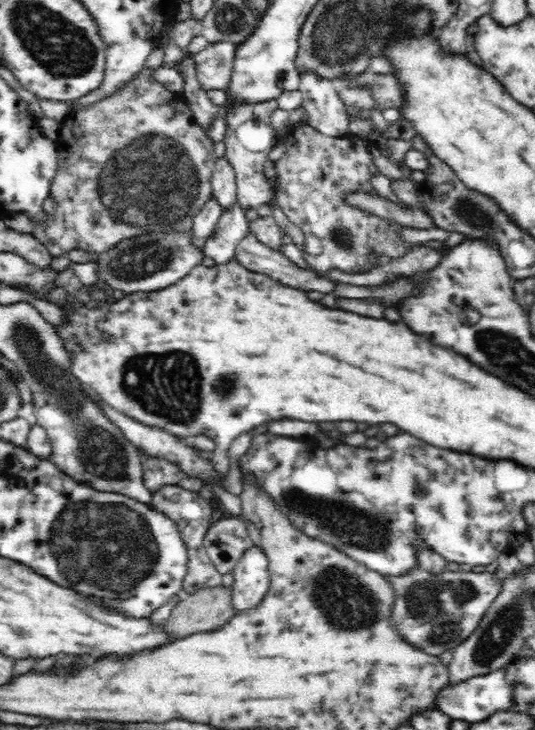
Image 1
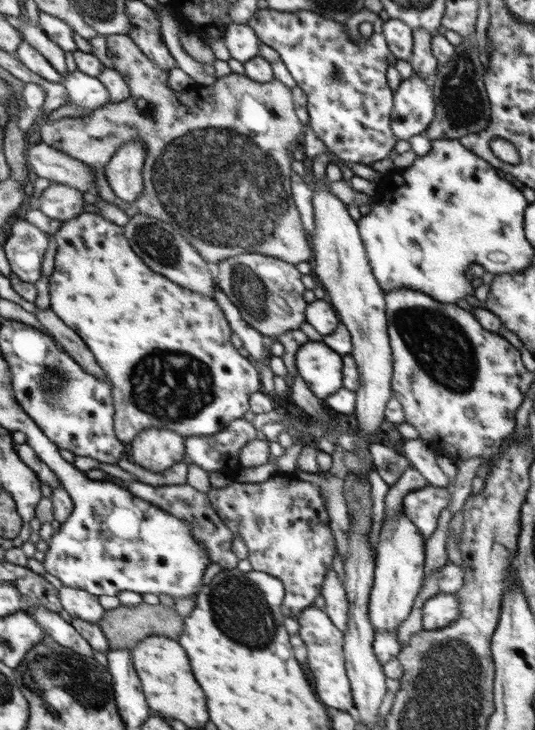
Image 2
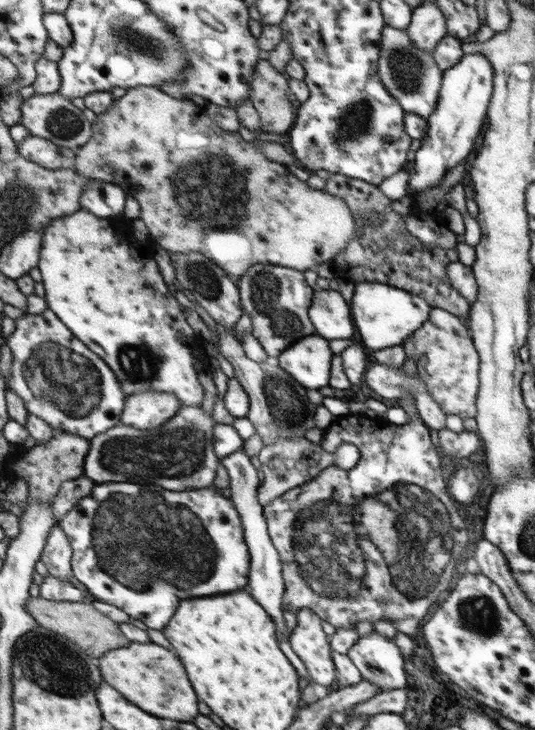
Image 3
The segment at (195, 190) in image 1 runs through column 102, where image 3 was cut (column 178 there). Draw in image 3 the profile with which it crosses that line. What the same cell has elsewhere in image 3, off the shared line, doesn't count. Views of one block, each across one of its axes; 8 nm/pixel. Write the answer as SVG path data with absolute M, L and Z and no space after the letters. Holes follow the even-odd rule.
M141 85L130 88L125 93L125 96L115 99L108 111L97 115L92 123L92 129L93 134L89 142L76 148L74 150L74 159L66 164L83 176L122 186L127 195L136 199L140 204L139 218L147 226L153 246L161 247L170 253L202 253L217 266L220 266L229 278L235 278L235 282L238 282L239 278L254 264L286 266L292 270L303 271L315 269L321 262L331 262L331 260L335 259L335 255L346 249L347 243L354 238L354 218L351 215L350 208L345 206L340 198L329 194L323 189L311 188L305 181L293 178L285 170L285 165L271 162L268 158L265 158L265 155L258 149L257 139L246 142L238 135L237 131L229 132L219 128L207 116L204 107L196 105L189 99L175 100L175 98L165 94L156 86Z

